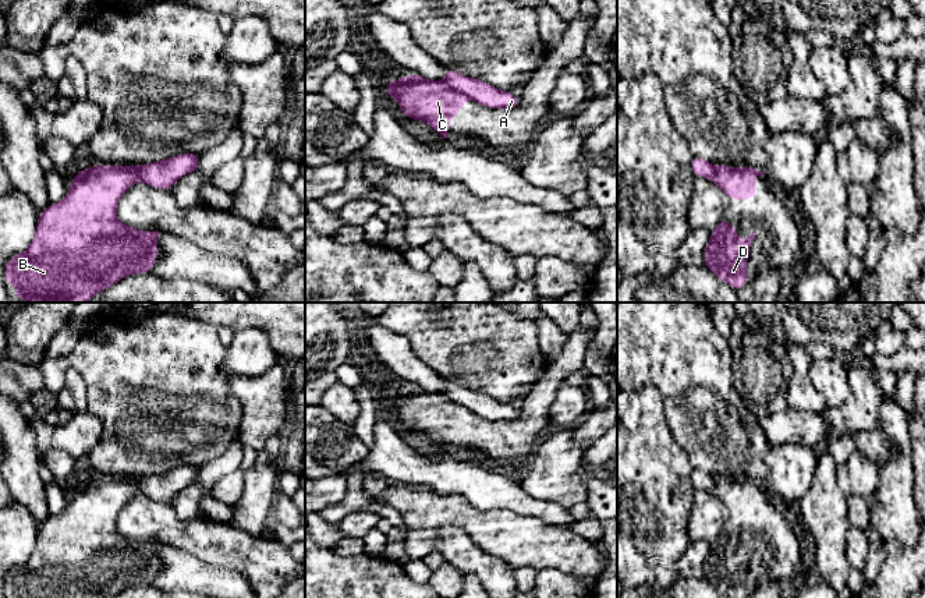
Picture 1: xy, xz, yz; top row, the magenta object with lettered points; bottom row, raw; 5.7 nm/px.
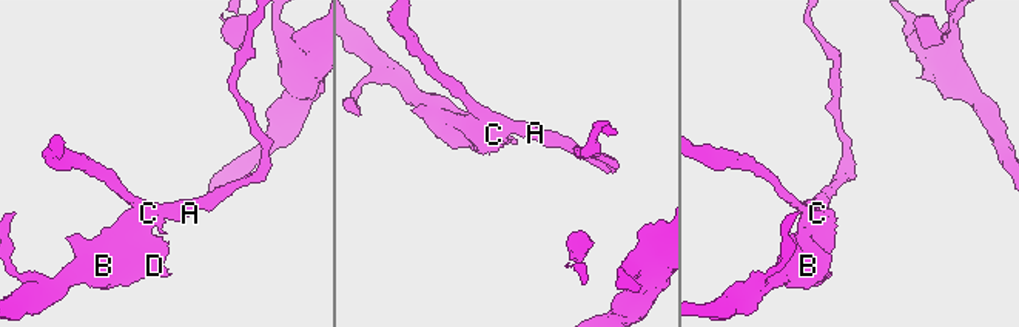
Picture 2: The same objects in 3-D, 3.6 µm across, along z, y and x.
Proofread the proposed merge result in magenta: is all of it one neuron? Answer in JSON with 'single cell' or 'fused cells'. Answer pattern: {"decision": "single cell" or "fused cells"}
{"decision": "fused cells"}

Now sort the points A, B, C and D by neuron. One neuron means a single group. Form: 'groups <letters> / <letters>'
groups A / B C D

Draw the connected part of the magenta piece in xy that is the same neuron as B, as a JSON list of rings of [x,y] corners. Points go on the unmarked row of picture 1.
[[[91,478],[79,482],[65,509],[50,516],[39,528],[35,551],[25,565],[14,566],[6,576],[7,598],[113,598],[134,585],[150,585],[159,565],[156,551],[159,544],[135,542],[124,537],[116,527],[123,506],[138,489],[130,478]]]

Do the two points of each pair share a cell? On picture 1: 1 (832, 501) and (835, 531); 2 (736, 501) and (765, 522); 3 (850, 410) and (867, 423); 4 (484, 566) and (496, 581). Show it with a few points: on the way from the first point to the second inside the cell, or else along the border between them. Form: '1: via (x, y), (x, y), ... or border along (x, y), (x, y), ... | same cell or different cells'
1: via (832, 508), (832, 524) | same cell
2: via (744, 501), (748, 501), (761, 513) | same cell
3: via (854, 414), (863, 418) | same cell
4: via (488, 570), (495, 577) | same cell

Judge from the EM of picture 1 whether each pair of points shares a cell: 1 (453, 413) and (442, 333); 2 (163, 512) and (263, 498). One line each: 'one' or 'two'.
1: two
2: two

